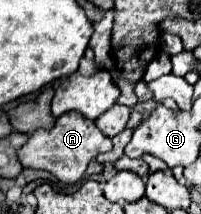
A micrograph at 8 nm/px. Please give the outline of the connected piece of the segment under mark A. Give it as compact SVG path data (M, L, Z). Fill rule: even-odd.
M77 111L63 113L53 129L37 129L29 135L29 141L19 149L19 161L23 167L31 169L45 169L53 173L61 183L75 183L85 173L91 159L99 153L111 151L113 143L107 135L103 135L95 123Z

